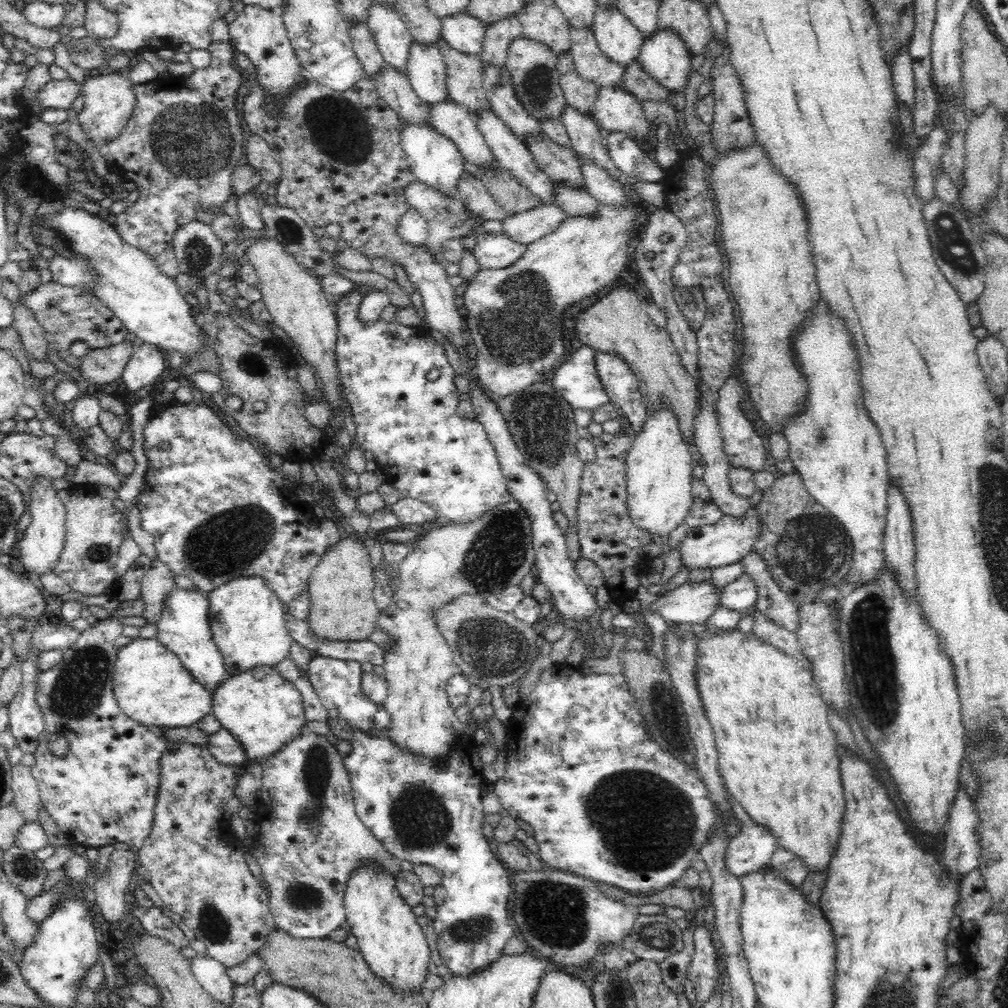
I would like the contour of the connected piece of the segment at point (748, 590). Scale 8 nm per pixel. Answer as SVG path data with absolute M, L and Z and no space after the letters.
M742 573L721 590L720 606L732 611L744 612L749 607L755 606L757 601L757 586L751 581L750 576Z

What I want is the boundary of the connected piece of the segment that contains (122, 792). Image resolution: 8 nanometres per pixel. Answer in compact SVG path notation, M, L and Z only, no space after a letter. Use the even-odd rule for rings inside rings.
M111 616L84 630L76 643L63 654L63 663L42 671L36 678L36 702L44 713L43 739L36 748L36 764L31 766L36 779L41 806L56 821L72 842L90 848L124 842L137 851L154 826L154 808L160 786L160 760L167 750L164 727L144 726L120 710L113 690L117 662L116 639L123 634L124 624ZM62 734L69 740L70 753L58 758L48 751L47 736Z

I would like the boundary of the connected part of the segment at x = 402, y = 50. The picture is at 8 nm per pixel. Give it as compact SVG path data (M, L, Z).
M372 2L366 24L387 64L400 74L406 74L413 36L393 5Z

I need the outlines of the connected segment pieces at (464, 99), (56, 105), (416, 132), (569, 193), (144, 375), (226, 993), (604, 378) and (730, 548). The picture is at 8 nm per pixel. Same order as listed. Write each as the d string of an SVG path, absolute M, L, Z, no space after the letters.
M441 36L436 46L444 55L445 82L449 98L463 106L474 117L478 110L491 108L486 89L482 85L483 62L480 56L452 50Z
M67 78L61 81L51 80L41 86L36 93L36 100L42 108L50 110L68 110L74 99L82 93L83 85Z
M403 125L401 146L417 182L440 191L444 197L454 197L457 194L460 178L465 172L465 161L452 141L442 137L432 126Z
M554 182L555 205L569 217L594 216L599 210L599 202L586 190L576 189L565 182Z
M143 342L133 349L132 356L124 367L122 380L128 394L136 394L138 390L153 385L164 378L167 360L160 353L158 346Z
M208 953L206 956L196 954L194 958L190 959L190 967L192 967L196 980L212 998L228 1007L232 1006L233 982L221 962L210 957Z
M597 352L596 370L610 401L617 405L631 433L640 432L646 424L647 409L639 389L639 380L617 353Z
M757 505L750 506L744 516L735 518L735 516L723 514L718 522L706 526L690 527L688 534L685 534L685 537L676 547L680 552L683 566L691 571L696 570L696 568L712 568L713 570L740 561L743 556L746 556L755 548L755 542L760 530L757 514Z

